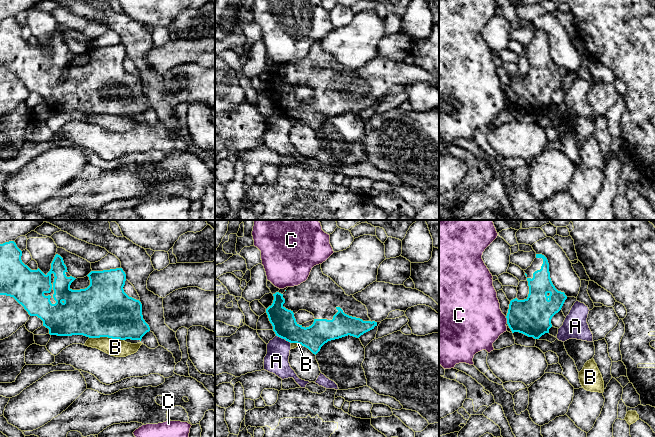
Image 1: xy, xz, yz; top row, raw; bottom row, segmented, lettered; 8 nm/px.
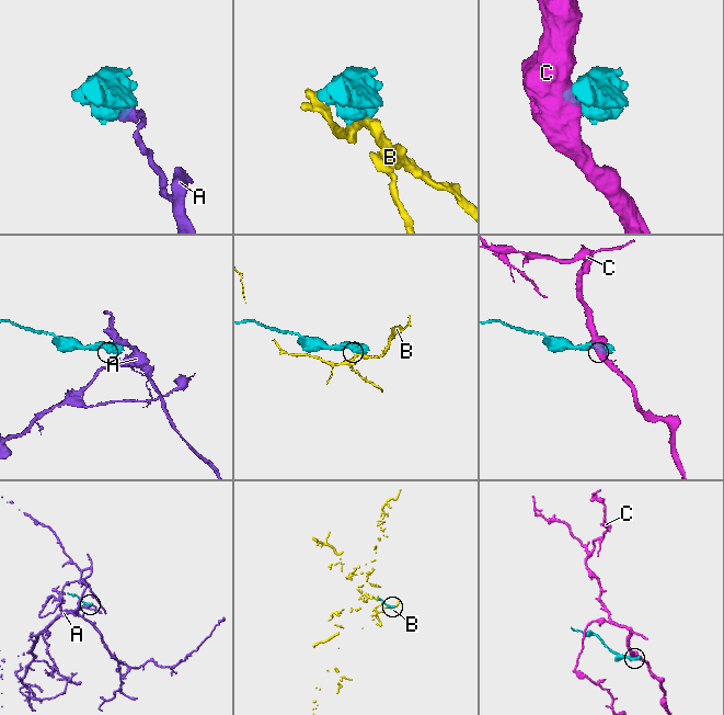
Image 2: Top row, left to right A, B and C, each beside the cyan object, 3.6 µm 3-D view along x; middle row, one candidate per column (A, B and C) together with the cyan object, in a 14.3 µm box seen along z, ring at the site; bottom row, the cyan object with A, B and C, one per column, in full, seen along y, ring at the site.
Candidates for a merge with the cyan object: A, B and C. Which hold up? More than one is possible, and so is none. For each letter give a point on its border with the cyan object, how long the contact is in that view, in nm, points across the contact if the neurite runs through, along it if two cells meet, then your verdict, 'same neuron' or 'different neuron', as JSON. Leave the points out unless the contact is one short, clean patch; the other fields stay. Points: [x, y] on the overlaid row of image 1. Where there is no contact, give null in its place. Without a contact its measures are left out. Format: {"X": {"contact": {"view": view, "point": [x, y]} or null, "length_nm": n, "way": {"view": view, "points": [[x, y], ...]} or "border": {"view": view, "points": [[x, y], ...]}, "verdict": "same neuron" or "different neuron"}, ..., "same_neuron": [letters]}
{"A": {"contact": {"view": "xz", "point": [283, 338]}, "length_nm": 140, "verdict": "different neuron"}, "B": {"contact": {"view": "xy", "point": [106, 336]}, "length_nm": 280, "border": {"view": "xy", "points": [[89, 337], [111, 337], [123, 340]]}, "verdict": "different neuron"}, "C": {"contact": {"view": "yz", "point": [507, 320]}, "length_nm": 70, "verdict": "different neuron"}, "same_neuron": []}

